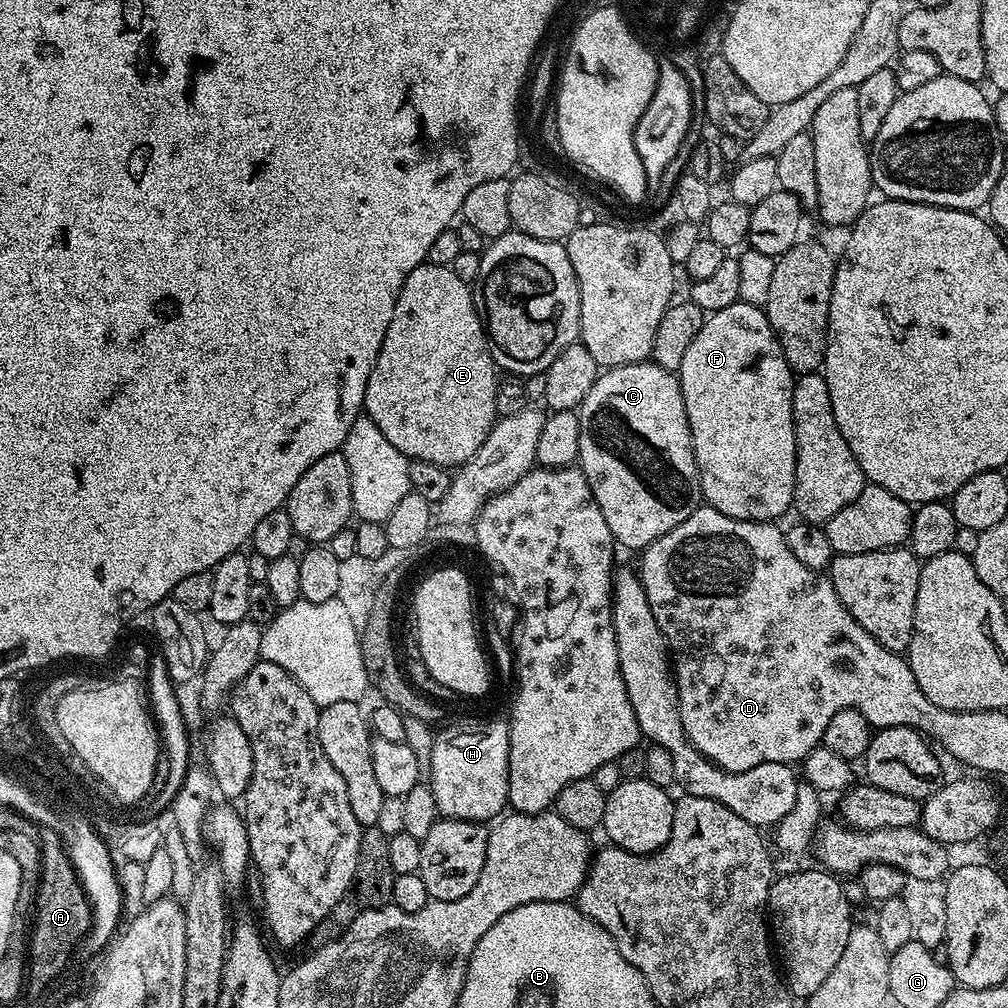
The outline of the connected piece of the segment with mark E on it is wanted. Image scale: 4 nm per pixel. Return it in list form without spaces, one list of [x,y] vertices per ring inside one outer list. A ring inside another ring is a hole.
[[[423,263],[418,265],[402,282],[402,290],[396,299],[394,306],[394,318],[390,318],[390,326],[386,330],[386,338],[380,347],[378,358],[370,370],[370,378],[366,382],[366,394],[364,395],[363,411],[382,430],[383,436],[396,447],[403,456],[408,457],[409,461],[421,460],[422,462],[434,462],[438,466],[452,470],[461,464],[465,464],[486,442],[493,424],[496,423],[498,415],[495,406],[495,392],[498,379],[498,369],[492,360],[492,349],[488,334],[484,330],[484,322],[480,318],[480,312],[476,308],[476,297],[473,289],[450,266],[438,266],[437,264]]]

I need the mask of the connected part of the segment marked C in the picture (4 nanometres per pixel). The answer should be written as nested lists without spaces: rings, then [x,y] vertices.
[[[653,362],[627,364],[601,371],[590,386],[590,394],[578,409],[578,467],[586,474],[590,490],[610,526],[610,534],[621,549],[643,550],[662,538],[674,526],[686,522],[694,510],[701,507],[700,475],[692,449],[692,435],[682,402],[680,381],[675,371],[668,371]]]

